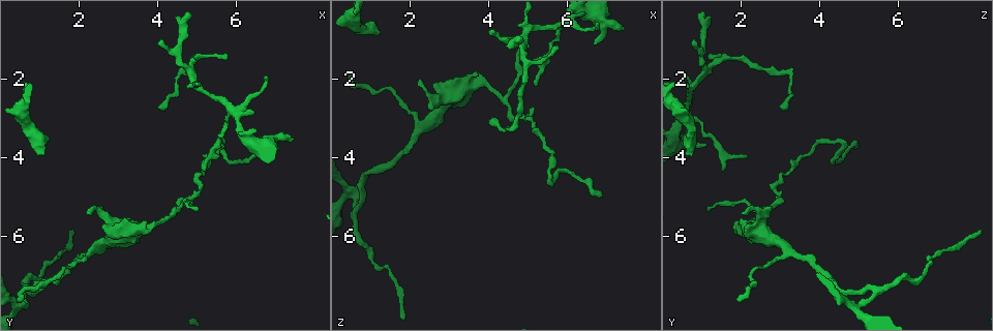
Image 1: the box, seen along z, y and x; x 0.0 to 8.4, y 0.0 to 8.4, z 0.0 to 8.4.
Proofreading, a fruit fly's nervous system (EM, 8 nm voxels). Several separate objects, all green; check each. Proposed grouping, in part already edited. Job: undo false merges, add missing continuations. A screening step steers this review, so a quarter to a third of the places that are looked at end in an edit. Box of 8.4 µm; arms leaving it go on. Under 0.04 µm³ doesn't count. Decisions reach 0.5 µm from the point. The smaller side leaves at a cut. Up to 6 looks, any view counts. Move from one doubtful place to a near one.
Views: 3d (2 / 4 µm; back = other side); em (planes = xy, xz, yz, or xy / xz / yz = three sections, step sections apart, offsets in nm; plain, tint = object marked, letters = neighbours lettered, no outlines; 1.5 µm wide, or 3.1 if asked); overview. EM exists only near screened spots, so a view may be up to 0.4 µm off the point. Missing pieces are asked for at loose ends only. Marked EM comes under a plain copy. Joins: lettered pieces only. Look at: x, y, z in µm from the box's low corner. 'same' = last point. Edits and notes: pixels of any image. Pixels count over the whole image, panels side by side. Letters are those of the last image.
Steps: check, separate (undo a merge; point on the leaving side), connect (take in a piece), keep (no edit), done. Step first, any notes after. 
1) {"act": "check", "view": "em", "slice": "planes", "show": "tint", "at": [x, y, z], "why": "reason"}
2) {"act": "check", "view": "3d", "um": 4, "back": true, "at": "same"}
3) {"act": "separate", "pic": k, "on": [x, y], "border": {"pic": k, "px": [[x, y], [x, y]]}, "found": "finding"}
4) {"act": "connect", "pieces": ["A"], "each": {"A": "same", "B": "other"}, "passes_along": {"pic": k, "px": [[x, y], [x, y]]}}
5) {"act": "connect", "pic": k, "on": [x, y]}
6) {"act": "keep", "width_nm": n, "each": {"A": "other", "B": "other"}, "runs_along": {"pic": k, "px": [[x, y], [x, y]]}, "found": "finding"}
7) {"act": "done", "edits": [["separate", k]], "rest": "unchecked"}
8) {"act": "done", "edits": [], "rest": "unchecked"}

{"act": "check", "view": "em", "slice": "planes", "show": "tint", "at": [0.60, 7.45, 5.40], "why": "branch point"}

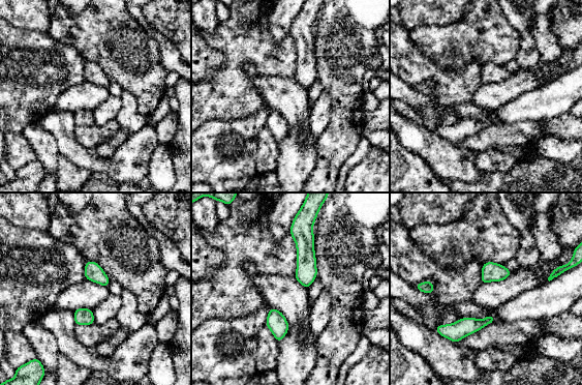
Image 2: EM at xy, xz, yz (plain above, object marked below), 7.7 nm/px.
{"act": "check", "view": "em", "slice": "planes", "show": "letters", "at": "same"}

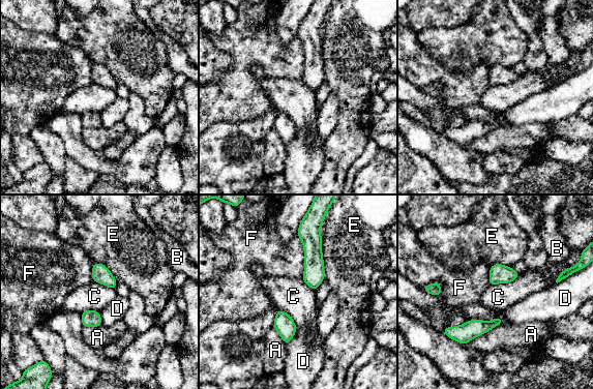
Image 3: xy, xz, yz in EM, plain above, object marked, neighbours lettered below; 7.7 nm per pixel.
{"act": "keep", "each": {"A": "other", "B": "other", "C": "other", "D": "other", "E": "other", "F": "other"}, "border": {"pic": 3, "px": [[581, 257], [555, 281]]}, "found": "one neuron here"}

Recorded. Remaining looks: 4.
{"act": "check", "view": "3d", "um": 4, "back": true, "at": [0.55, 7.60, 1.95], "why": "tapers out"}

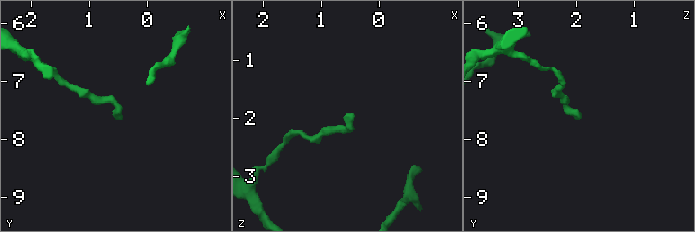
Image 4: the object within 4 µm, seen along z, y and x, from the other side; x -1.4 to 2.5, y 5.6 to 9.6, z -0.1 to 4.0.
{"act": "check", "view": "em", "slice": "planes", "show": "letters", "at": [0.55, 7.70, 1.90]}

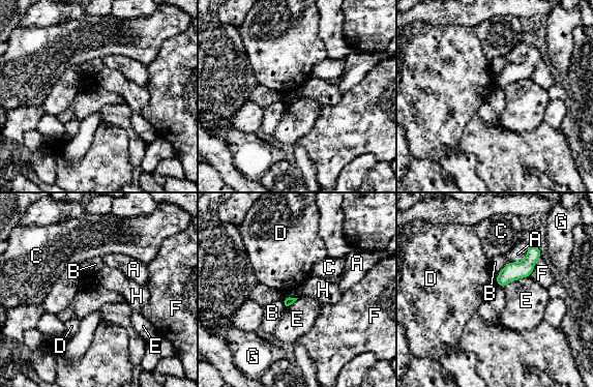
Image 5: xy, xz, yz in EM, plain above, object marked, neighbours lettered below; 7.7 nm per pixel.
{"act": "keep", "longest_contact_nm": ["E", 220], "each": {"A": "other", "B": "other", "C": "other", "D": "other", "E": "other", "F": "other", "G": "other", "H": "other"}, "border": {"pic": 5, "px": [[529, 275], [511, 280], [503, 288]]}, "found": "no lettered piece goes on from it"}

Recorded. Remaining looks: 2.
{"act": "check", "view": "em", "slice": "planes", "show": "letters", "at": [6.85, 3.70, 4.95], "why": "end of a long branch"}

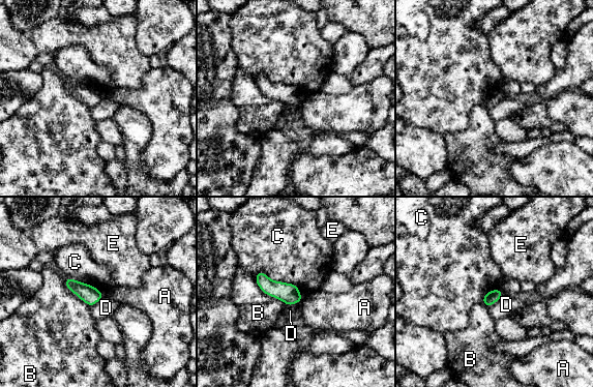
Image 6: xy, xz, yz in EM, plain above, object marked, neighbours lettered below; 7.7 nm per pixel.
{"act": "keep", "longest_contact_nm": ["C", 400], "each": {"A": "other", "B": "other", "C": "other", "D": "other", "E": "other"}, "border": {"pic": 6, "px": [[503, 294], [487, 307]]}, "found": "no lettered piece goes on from it"}

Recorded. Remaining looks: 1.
{"act": "done", "edits": [], "rest": "unchecked"}

